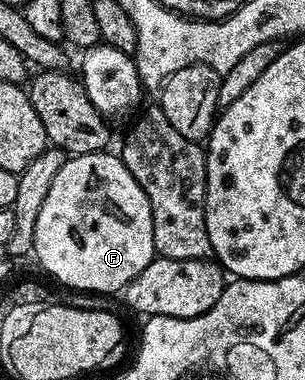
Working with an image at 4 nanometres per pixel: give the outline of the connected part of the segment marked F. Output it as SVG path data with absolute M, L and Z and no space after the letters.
M96 151L66 158L63 169L59 169L55 181L51 181L51 189L47 189L47 197L43 197L39 221L35 221L35 259L41 262L47 274L77 291L120 292L132 279L139 277L155 257L153 218L147 193L139 189L139 181L131 177L124 161L116 154L109 154Z

